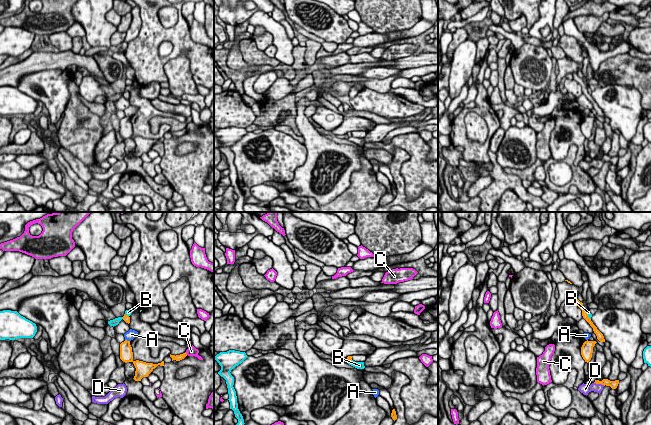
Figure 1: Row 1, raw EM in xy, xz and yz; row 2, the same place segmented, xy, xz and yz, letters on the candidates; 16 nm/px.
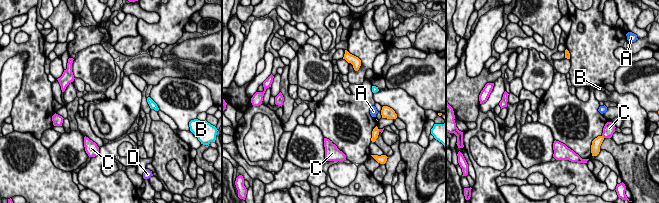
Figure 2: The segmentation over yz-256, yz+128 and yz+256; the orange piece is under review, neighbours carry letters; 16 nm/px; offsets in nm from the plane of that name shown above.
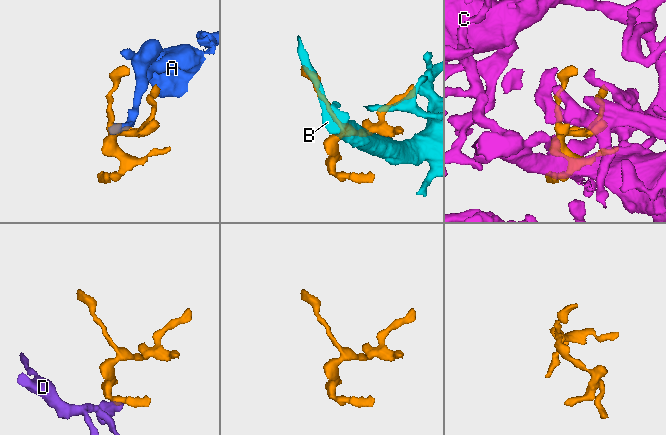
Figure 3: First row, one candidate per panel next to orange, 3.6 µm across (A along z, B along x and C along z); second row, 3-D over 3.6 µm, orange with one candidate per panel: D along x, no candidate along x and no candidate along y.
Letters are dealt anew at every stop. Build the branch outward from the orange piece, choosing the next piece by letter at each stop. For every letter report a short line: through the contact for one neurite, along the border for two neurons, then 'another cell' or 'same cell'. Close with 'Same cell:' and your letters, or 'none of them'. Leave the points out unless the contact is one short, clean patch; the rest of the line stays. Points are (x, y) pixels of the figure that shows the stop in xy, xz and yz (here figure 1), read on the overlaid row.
A: xy (125, 339), (129, 341) | another cell
B: yz (586, 311), (590, 319) | another cell
C: another cell
D: yz (594, 382), (604, 385) | another cell
Same cell: none of them

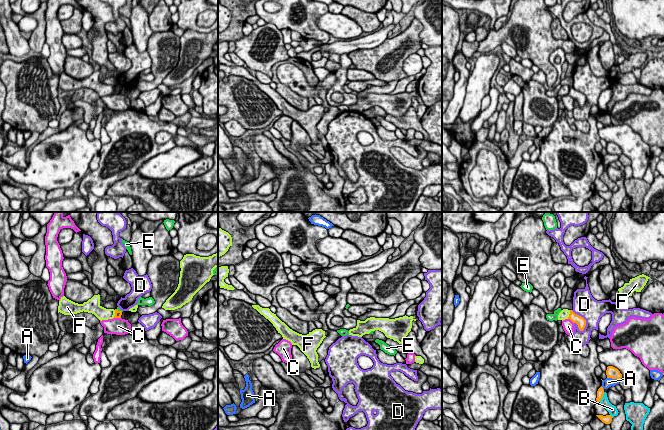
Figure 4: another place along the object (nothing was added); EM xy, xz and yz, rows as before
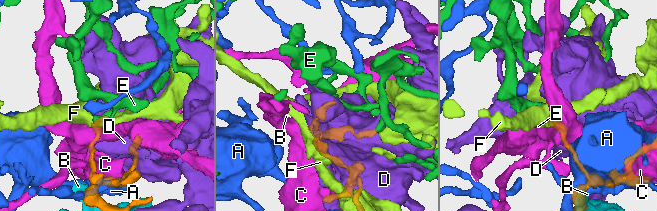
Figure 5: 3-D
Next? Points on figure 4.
A: another cell
B: another cell
C: another cell
D: another cell
E: xy (116, 309), (122, 311) | another cell
F: yz (570, 310), (567, 318) | another cell
Same cell: none of them

